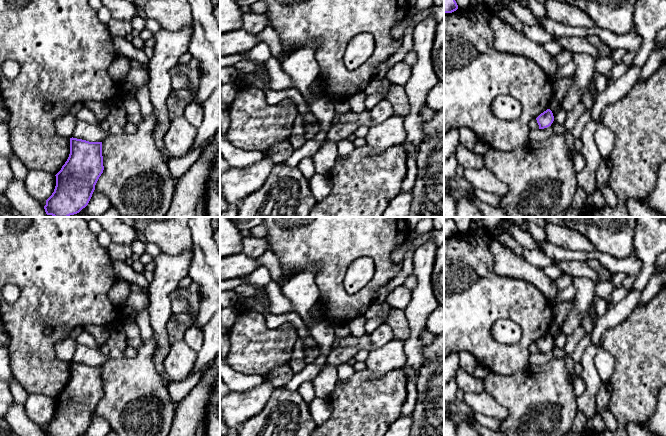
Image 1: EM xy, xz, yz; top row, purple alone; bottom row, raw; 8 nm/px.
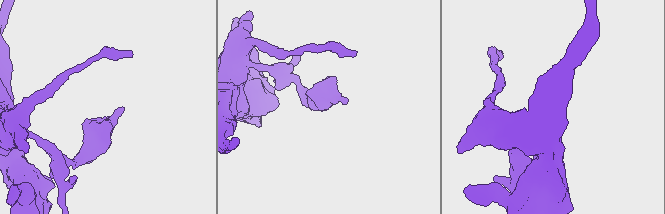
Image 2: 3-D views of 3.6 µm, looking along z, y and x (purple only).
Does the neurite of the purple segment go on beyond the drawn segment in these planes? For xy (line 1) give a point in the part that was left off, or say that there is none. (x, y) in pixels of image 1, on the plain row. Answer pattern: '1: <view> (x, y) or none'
1: none

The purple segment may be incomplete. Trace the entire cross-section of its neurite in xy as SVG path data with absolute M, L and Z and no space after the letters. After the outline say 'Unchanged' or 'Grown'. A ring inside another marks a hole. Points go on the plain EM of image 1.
M70 362L70 378L55 399L56 410L46 424L45 436L80 436L103 397L102 366Z. Unchanged

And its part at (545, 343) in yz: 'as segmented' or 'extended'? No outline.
as segmented

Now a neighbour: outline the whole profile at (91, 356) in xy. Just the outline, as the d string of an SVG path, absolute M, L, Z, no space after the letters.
M78 344L72 361L89 366L103 366L109 359L110 356L104 349Z

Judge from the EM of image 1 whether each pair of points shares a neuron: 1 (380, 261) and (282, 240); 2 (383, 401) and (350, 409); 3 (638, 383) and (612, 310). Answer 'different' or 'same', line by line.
1: same
2: same
3: different

